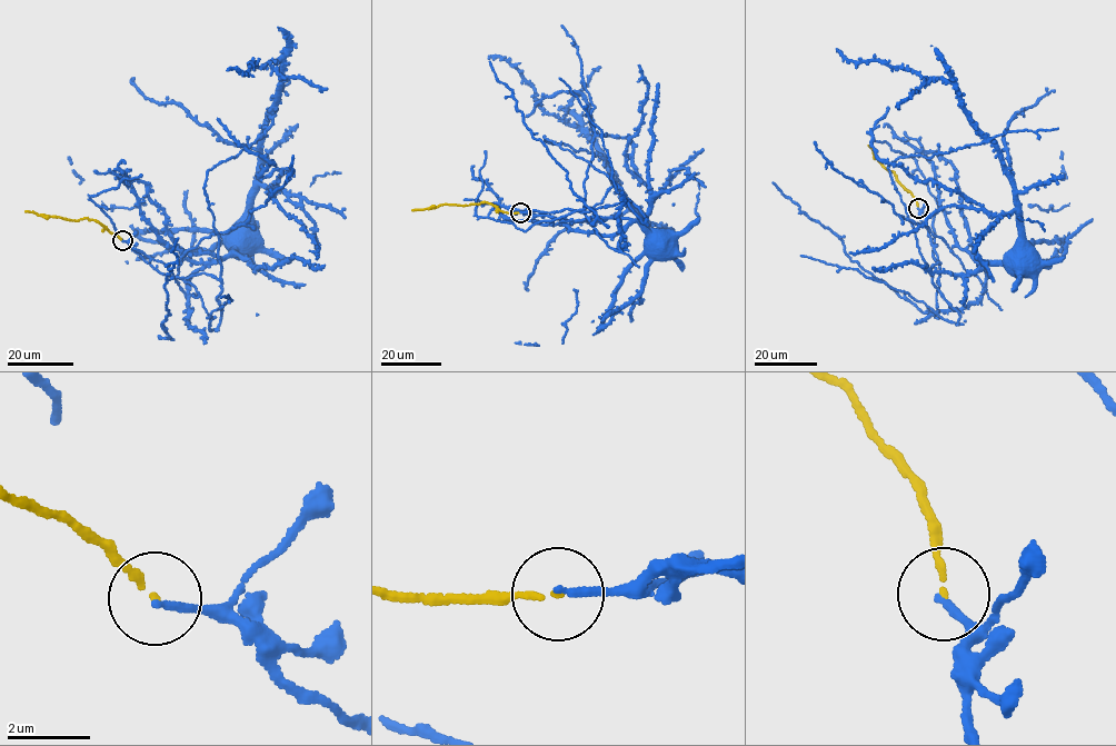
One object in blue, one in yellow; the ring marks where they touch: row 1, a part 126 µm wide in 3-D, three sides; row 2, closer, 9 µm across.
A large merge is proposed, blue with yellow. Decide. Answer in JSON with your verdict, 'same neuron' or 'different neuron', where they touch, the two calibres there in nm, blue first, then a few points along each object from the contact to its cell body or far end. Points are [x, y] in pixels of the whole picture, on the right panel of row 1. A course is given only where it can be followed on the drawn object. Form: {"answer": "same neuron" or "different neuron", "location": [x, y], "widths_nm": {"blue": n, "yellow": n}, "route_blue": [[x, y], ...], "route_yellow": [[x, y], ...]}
{"answer": "same neuron", "location": [918, 208], "widths_nm": {"blue": 180, "yellow": 160}, "route_blue": [[918, 208], [940, 267], [937, 314], [959, 324], [888, 166], [988, 140], [1016, 205], [1018, 238], [1007, 258]], "route_yellow": [[918, 208], [912, 194], [894, 172], [877, 159], [868, 145]]}

